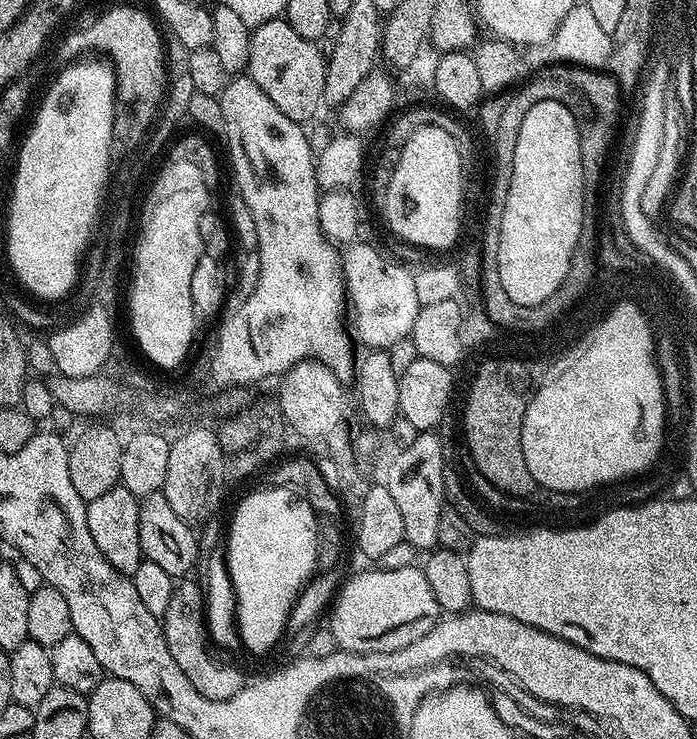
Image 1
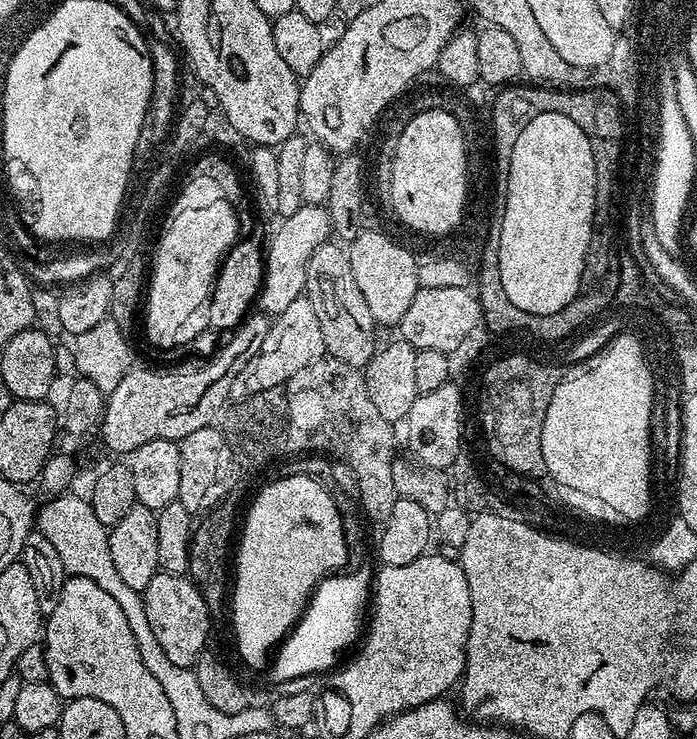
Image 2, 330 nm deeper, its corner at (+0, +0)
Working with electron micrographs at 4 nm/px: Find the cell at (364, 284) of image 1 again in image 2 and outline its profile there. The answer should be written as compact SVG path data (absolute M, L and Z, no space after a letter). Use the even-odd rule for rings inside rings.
M305 298L290 302L290 306L286 306L286 310L282 310L271 321L266 342L262 342L262 350L258 350L258 354L254 354L254 358L246 362L242 374L234 378L231 399L239 402L247 396L287 385L288 380L298 374L298 370L310 366L316 360L324 359L325 355L322 329L318 326L317 315L310 302Z

